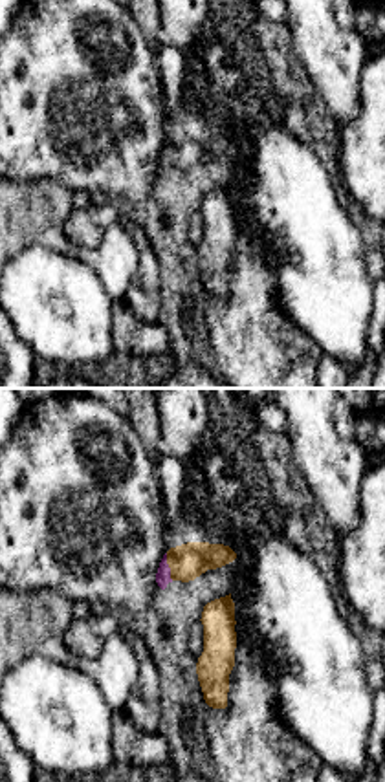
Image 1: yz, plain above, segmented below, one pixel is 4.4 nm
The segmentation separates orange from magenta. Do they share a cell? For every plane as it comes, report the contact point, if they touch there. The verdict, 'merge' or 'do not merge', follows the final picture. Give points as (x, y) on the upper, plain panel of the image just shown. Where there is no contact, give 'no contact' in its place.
(169, 156)

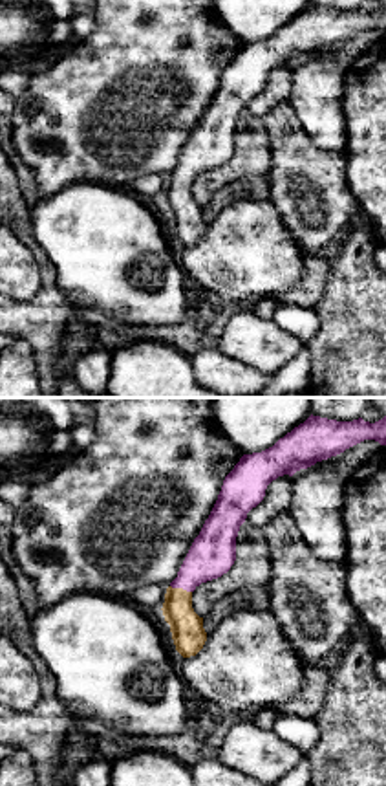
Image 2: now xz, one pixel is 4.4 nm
(182, 178)

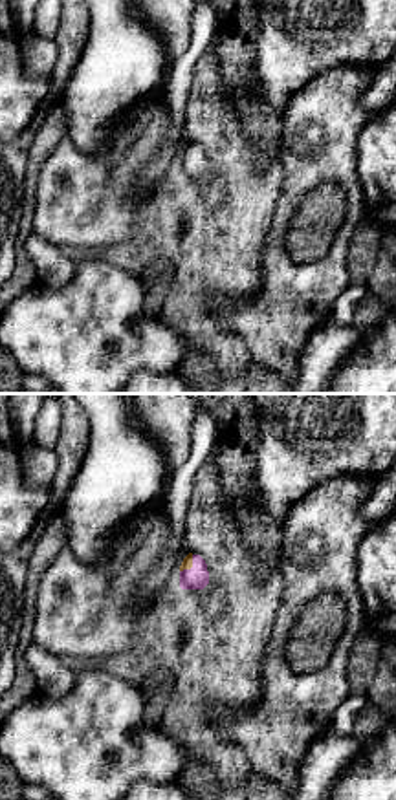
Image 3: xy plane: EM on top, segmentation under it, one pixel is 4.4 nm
(191, 156)

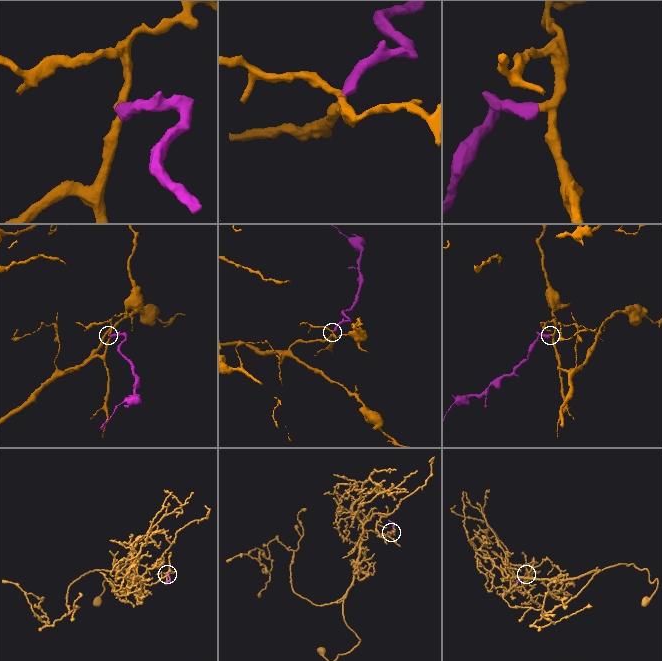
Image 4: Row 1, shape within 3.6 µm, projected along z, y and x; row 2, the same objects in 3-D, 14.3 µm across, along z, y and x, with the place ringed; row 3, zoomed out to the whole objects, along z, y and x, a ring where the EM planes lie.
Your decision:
merge

